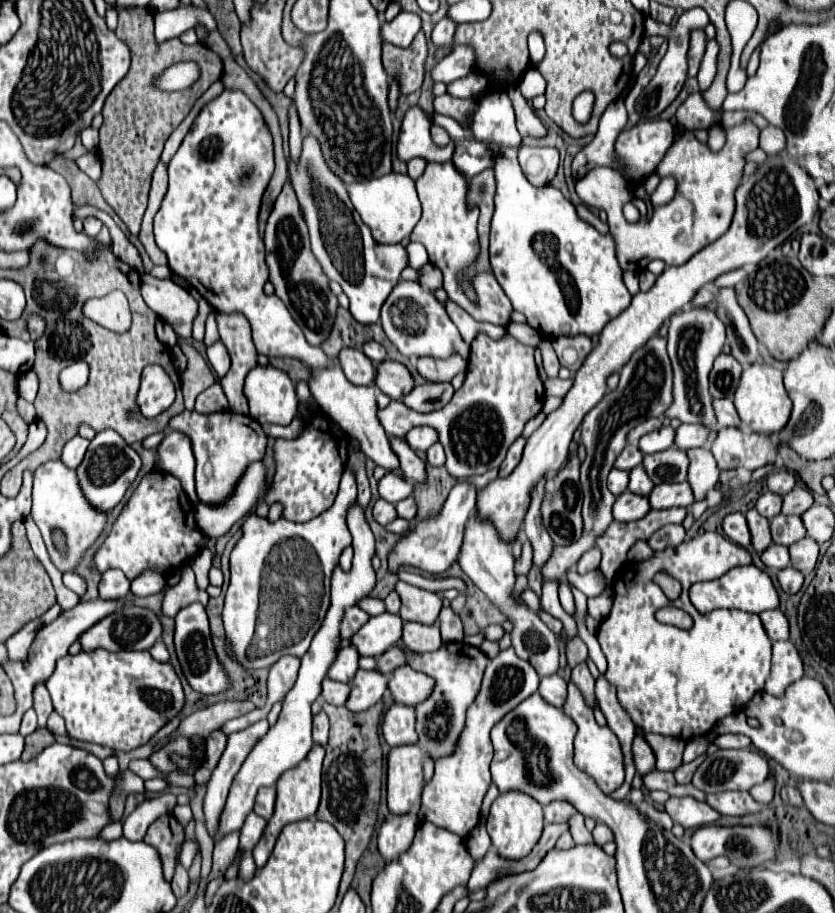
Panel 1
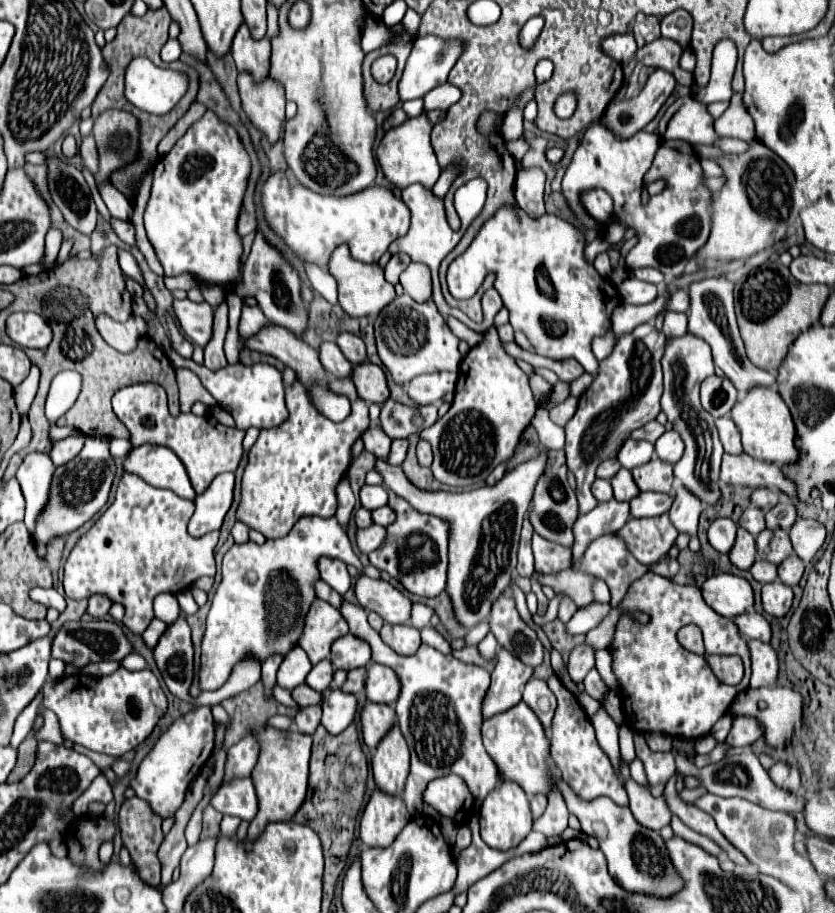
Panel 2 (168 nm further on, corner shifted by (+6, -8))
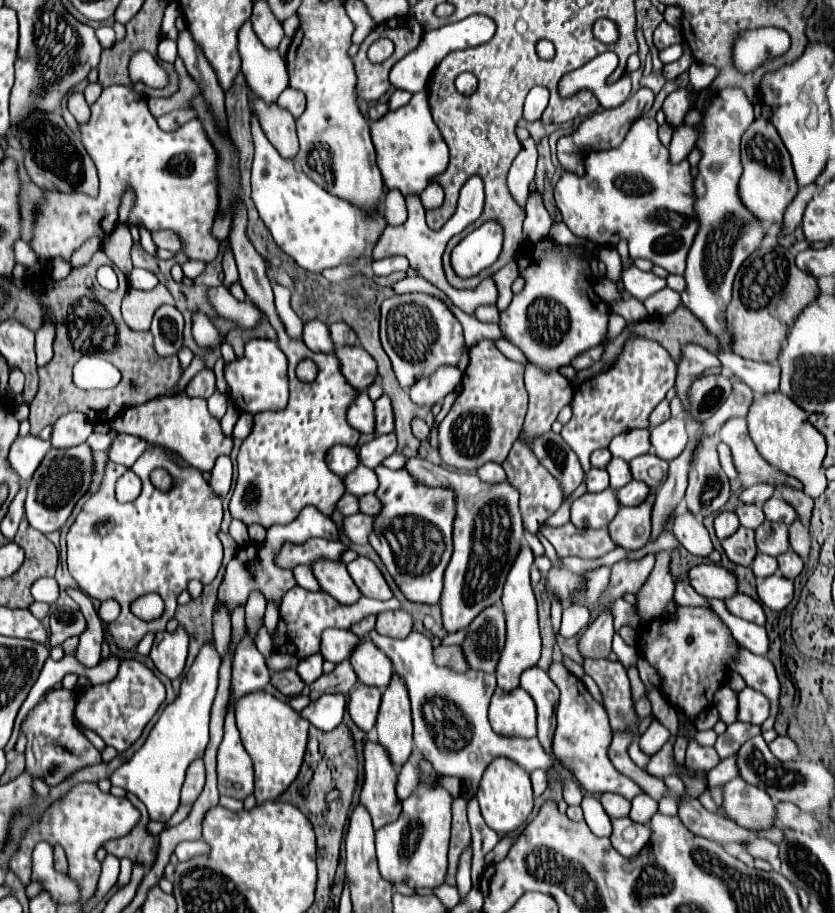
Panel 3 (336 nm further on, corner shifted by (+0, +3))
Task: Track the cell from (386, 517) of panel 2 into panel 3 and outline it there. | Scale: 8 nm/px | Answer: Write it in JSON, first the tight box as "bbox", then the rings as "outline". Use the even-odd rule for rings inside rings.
{"bbox":[360,494,382,516],"outline":[[[374,494],[362,496],[360,498],[360,504],[362,504],[362,512],[364,514],[370,514],[370,516],[378,516],[378,512],[382,510],[382,502]]]}

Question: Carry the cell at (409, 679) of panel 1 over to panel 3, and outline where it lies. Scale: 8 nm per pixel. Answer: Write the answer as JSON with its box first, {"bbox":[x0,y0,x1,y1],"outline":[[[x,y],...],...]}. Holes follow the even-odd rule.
{"bbox":[350,638,394,690],"outline":[[[368,638],[352,652],[350,662],[354,666],[354,672],[358,674],[358,680],[366,686],[374,686],[378,690],[386,690],[394,668],[390,664],[390,658],[386,658],[386,654],[374,646],[374,642],[370,642]]]}

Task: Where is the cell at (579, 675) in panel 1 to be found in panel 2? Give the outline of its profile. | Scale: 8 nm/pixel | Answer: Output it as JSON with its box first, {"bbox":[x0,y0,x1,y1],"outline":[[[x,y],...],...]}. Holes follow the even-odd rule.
{"bbox":[566,643,596,683],"outline":[[[580,643],[570,651],[570,659],[568,659],[566,667],[568,667],[570,677],[576,683],[580,683],[586,677],[586,673],[594,667],[594,651],[596,649],[588,643]]]}

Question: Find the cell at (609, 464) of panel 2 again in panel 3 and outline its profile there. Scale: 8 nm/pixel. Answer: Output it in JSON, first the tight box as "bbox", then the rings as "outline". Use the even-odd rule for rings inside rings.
{"bbox":[590,448,612,468],"outline":[[[604,448],[604,450],[594,452],[594,454],[590,456],[590,462],[592,462],[592,466],[594,466],[594,468],[606,468],[606,464],[610,462],[610,458],[612,458],[612,454]]]}

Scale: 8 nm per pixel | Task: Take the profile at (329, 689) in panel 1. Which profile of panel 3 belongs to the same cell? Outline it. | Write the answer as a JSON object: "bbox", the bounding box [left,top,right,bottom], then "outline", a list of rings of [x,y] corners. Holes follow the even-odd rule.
{"bbox":[270,670,306,696],"outline":[[[284,670],[284,672],[274,672],[270,680],[282,694],[286,696],[298,696],[306,688],[304,680],[298,676],[296,670]]]}

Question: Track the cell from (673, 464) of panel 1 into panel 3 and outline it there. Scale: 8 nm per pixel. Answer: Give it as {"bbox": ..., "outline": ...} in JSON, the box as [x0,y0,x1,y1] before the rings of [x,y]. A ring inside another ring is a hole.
{"bbox":[630,454,668,488],"outline":[[[642,454],[642,456],[634,458],[630,462],[630,470],[632,470],[634,480],[644,480],[644,482],[650,484],[650,488],[660,488],[662,486],[660,484],[662,478],[650,478],[650,474],[648,474],[648,470],[654,468],[654,466],[658,466],[660,470],[664,470],[664,474],[668,472],[668,462],[662,460],[662,458],[658,458],[656,454]]]}

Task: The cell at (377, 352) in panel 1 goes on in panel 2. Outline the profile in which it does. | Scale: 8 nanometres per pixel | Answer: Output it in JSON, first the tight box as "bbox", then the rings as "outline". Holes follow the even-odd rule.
{"bbox":[336,333,366,365],"outline":[[[340,333],[338,339],[336,339],[336,345],[340,347],[340,351],[344,353],[344,357],[352,363],[352,365],[358,365],[362,361],[366,361],[366,347],[364,347],[364,341],[354,335],[354,333]]]}

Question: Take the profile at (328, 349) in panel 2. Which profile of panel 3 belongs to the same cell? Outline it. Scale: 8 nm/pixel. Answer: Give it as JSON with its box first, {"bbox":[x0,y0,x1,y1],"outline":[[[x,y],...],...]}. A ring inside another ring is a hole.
{"bbox":[304,320,336,354],"outline":[[[312,320],[304,324],[304,344],[312,350],[312,352],[324,352],[324,354],[334,354],[336,346],[330,338],[330,330],[324,322]]]}

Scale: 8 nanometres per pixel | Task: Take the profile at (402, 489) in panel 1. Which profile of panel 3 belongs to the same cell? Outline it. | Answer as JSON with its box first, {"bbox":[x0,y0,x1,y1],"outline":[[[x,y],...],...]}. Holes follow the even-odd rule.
{"bbox":[344,464,378,496],"outline":[[[360,464],[354,472],[350,472],[350,476],[346,476],[344,484],[346,484],[346,492],[354,496],[366,496],[378,490],[378,476],[374,470]]]}

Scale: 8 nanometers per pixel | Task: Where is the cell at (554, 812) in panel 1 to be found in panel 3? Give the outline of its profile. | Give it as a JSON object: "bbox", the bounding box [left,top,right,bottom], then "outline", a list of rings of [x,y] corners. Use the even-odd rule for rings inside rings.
{"bbox":[530,770,548,796],"outline":[[[534,770],[530,774],[530,780],[532,780],[532,788],[534,788],[534,796],[542,796],[548,782],[546,782],[546,772],[544,770]]]}

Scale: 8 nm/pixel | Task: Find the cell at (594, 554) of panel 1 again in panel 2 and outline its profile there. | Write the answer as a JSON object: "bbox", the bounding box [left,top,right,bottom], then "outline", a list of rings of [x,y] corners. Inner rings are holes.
{"bbox":[580,535,648,607],"outline":[[[604,535],[590,543],[580,561],[580,571],[606,581],[612,593],[612,607],[618,607],[628,587],[640,579],[648,567],[628,551],[626,543],[618,535]]]}

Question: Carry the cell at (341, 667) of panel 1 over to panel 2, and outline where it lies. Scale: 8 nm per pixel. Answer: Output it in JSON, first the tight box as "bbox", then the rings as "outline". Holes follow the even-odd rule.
{"bbox":[306,659,334,691],"outline":[[[324,659],[324,661],[320,661],[320,663],[316,663],[316,665],[312,667],[312,671],[310,671],[308,677],[306,677],[306,685],[312,687],[314,691],[324,691],[324,689],[330,687],[332,673],[334,673],[332,663],[330,663],[328,659]]]}

